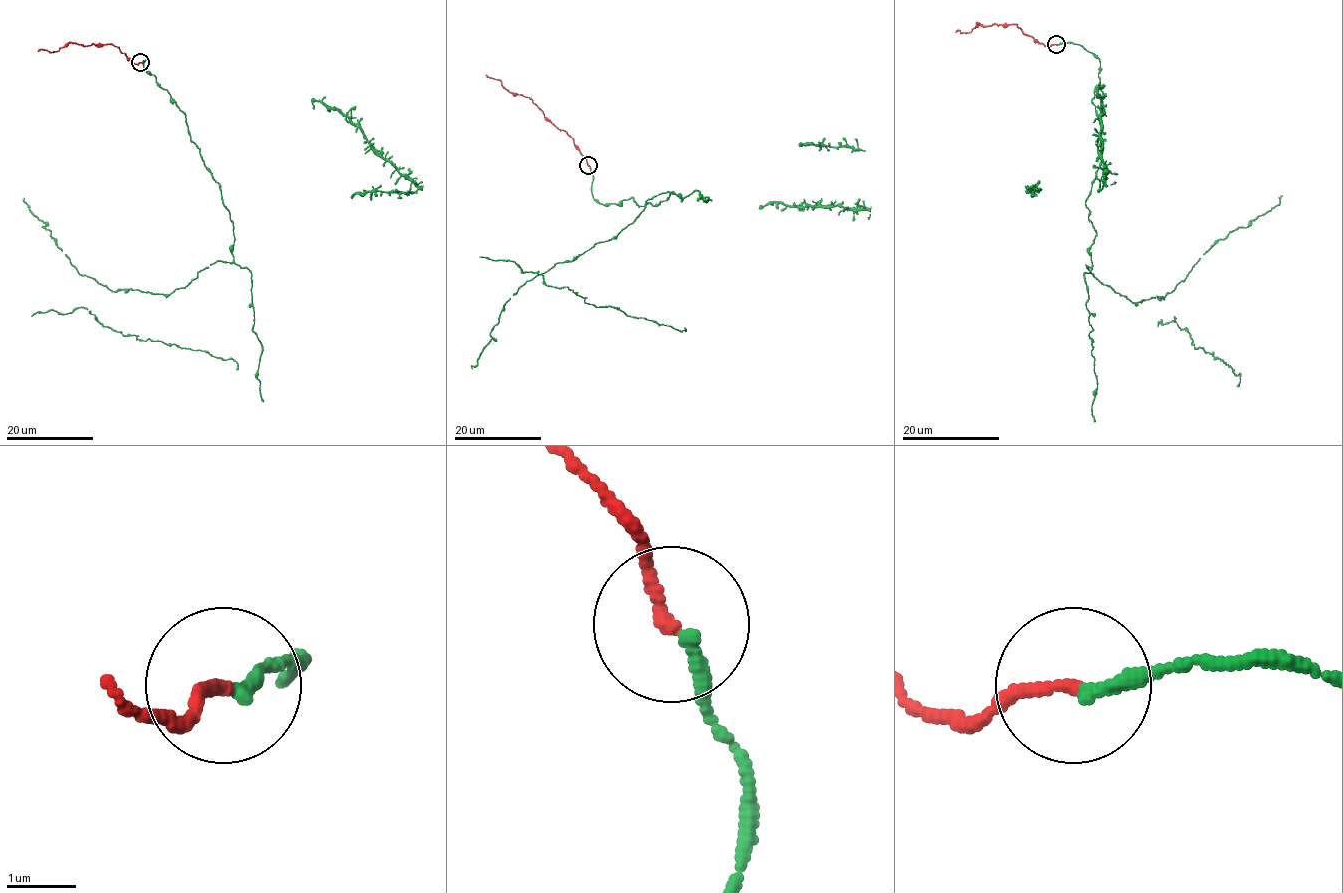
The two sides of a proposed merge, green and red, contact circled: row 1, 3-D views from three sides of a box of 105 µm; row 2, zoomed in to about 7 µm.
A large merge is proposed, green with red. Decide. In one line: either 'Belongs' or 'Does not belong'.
Belongs

